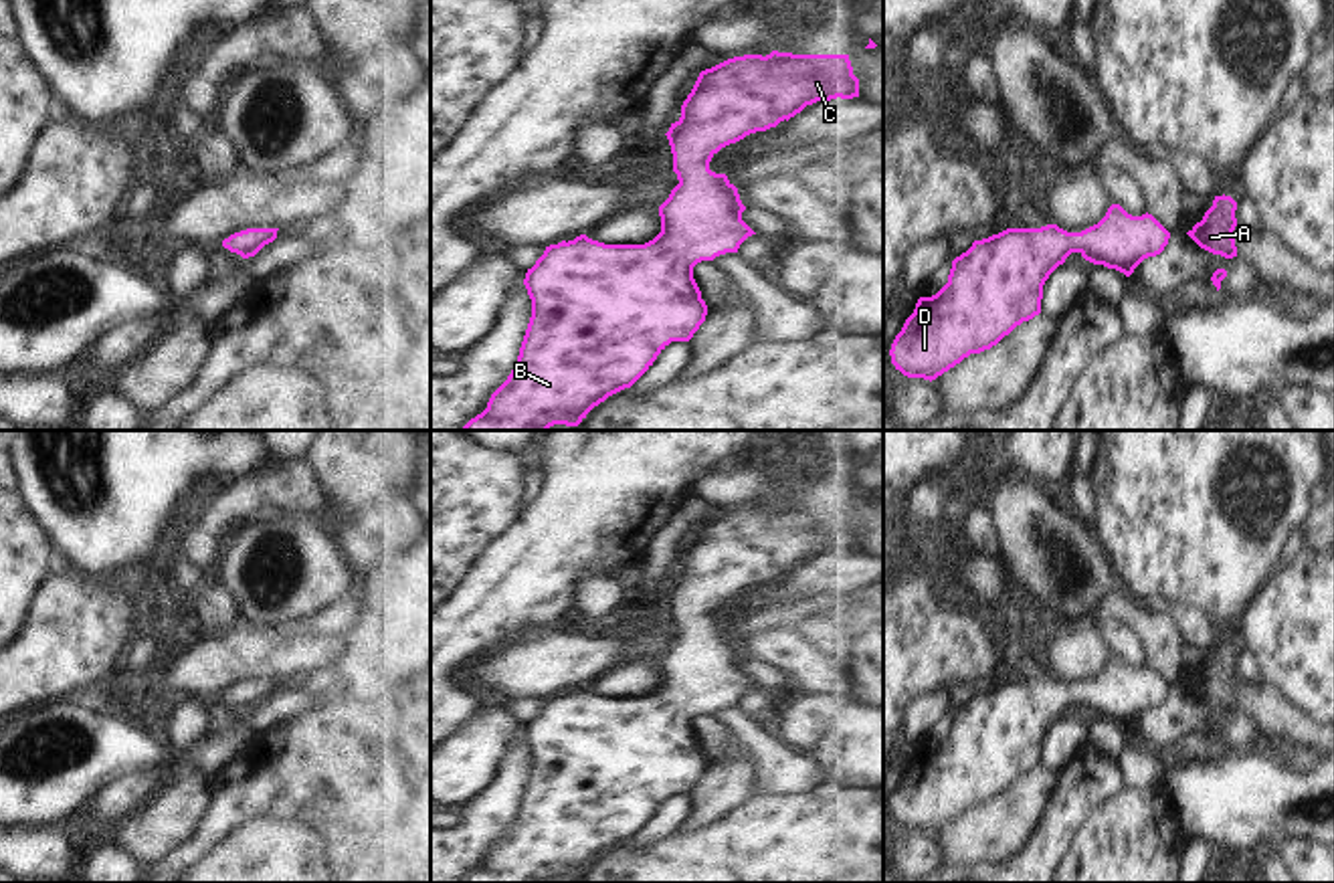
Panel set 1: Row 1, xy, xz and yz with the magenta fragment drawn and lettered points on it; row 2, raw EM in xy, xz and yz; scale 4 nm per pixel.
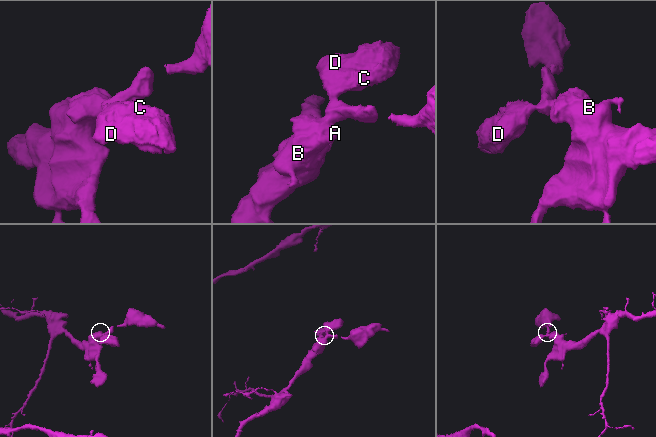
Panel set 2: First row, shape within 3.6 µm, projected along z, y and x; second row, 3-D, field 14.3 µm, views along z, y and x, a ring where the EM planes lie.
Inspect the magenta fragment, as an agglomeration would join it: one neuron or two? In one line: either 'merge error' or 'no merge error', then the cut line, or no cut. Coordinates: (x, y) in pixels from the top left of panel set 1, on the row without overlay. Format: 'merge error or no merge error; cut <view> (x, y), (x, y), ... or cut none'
no merge error; cut none

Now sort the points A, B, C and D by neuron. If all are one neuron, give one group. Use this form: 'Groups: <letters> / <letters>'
Groups: A B C D

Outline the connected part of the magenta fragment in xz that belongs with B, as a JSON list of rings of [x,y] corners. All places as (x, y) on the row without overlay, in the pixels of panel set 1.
[[[744,507],[728,511],[699,525],[681,558],[681,570],[665,586],[673,606],[673,624],[679,636],[659,659],[661,685],[645,697],[604,697],[586,687],[546,699],[528,721],[523,738],[532,752],[532,770],[507,832],[491,847],[487,861],[461,883],[548,883],[554,877],[578,879],[586,867],[608,849],[631,841],[671,794],[689,794],[705,774],[707,758],[693,731],[693,719],[726,705],[756,687],[744,673],[746,659],[726,626],[709,622],[711,610],[726,598],[750,586],[776,580],[800,566],[806,558],[831,552],[859,550],[859,531],[849,507]]]

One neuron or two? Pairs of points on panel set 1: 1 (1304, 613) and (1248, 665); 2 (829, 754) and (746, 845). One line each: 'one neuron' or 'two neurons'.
1: two neurons
2: two neurons

